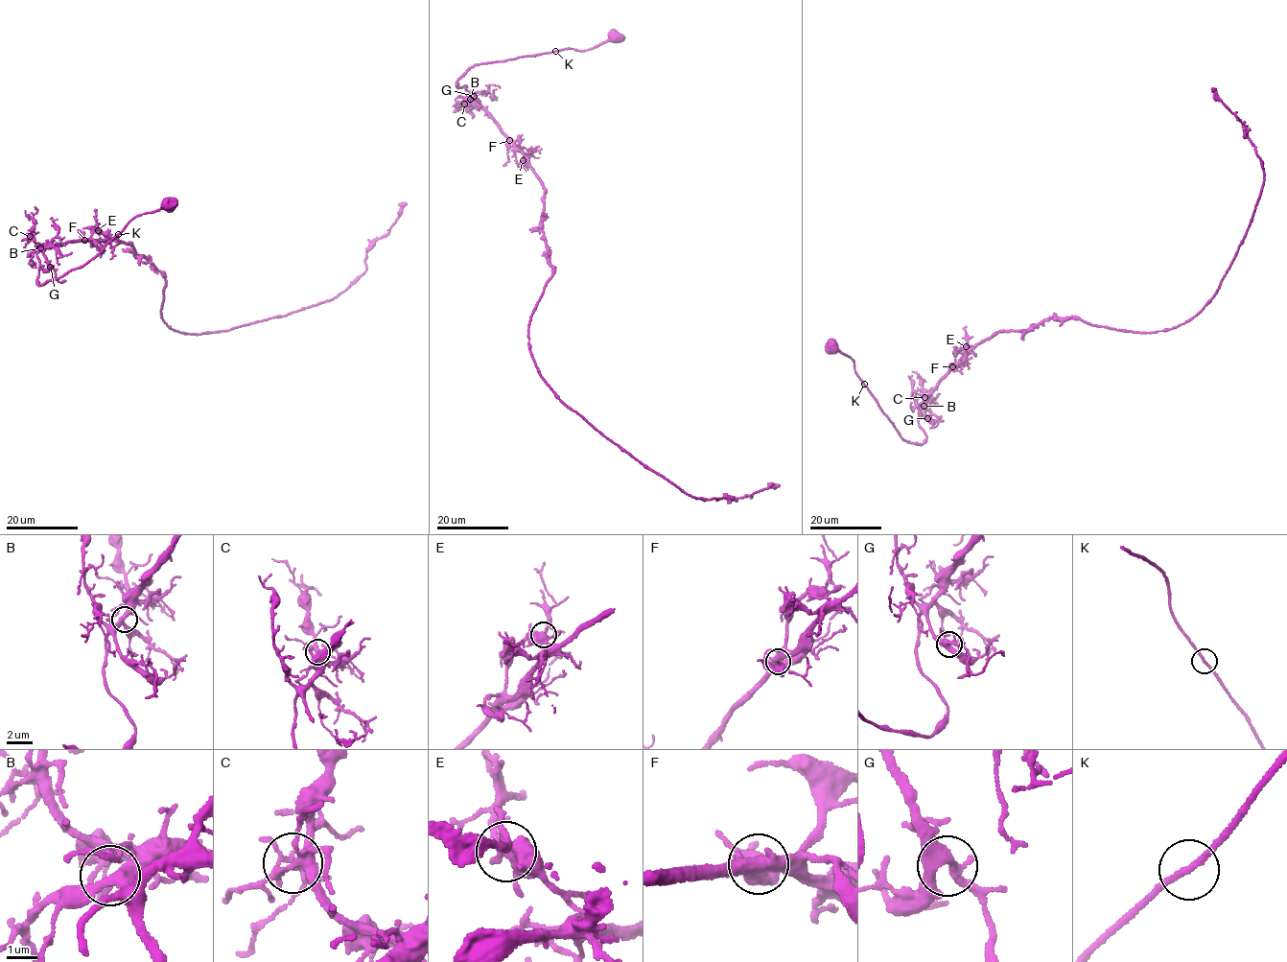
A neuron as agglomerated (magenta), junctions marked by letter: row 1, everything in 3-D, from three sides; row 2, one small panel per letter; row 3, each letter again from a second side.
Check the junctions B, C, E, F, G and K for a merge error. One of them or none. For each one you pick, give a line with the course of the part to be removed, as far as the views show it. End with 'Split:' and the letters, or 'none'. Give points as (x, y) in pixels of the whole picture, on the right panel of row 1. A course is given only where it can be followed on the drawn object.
Split: none

